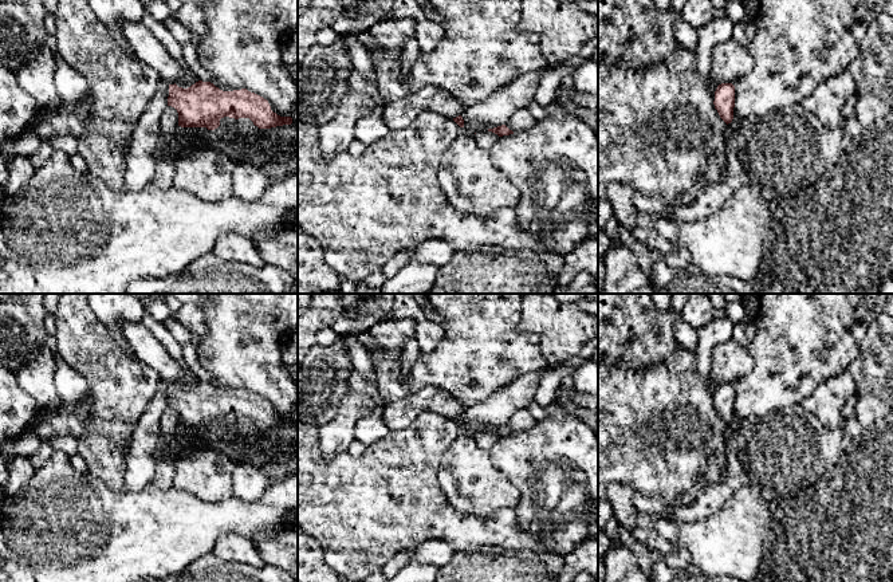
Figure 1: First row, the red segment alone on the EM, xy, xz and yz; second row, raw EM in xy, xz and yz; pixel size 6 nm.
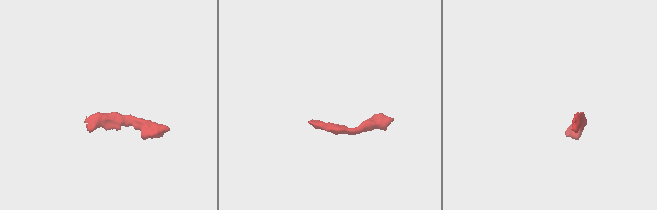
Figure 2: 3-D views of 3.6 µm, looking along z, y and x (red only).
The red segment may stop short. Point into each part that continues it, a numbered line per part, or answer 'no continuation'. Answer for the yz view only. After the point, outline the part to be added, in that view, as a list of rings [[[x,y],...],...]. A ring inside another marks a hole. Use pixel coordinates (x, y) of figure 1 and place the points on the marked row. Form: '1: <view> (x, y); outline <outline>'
no continuation

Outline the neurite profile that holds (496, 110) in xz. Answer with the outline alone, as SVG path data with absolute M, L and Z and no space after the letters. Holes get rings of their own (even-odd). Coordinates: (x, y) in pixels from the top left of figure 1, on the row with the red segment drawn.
M542 71L527 72L512 83L499 89L479 103L467 106L461 114L464 126L471 135L505 125L511 117L535 101Z

